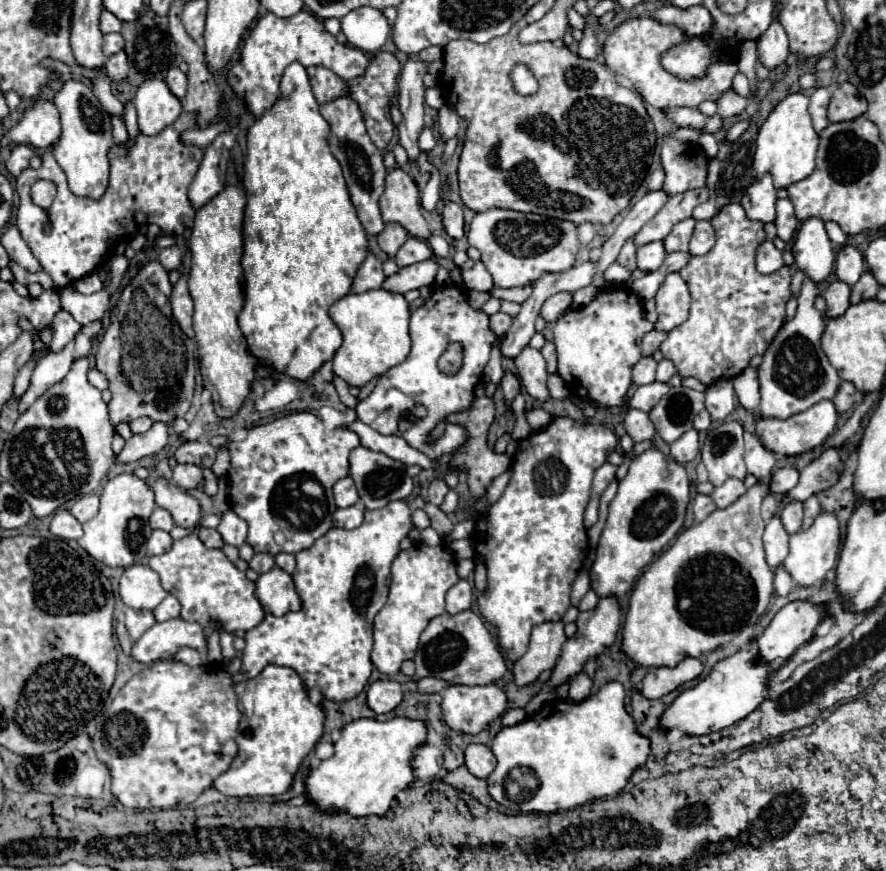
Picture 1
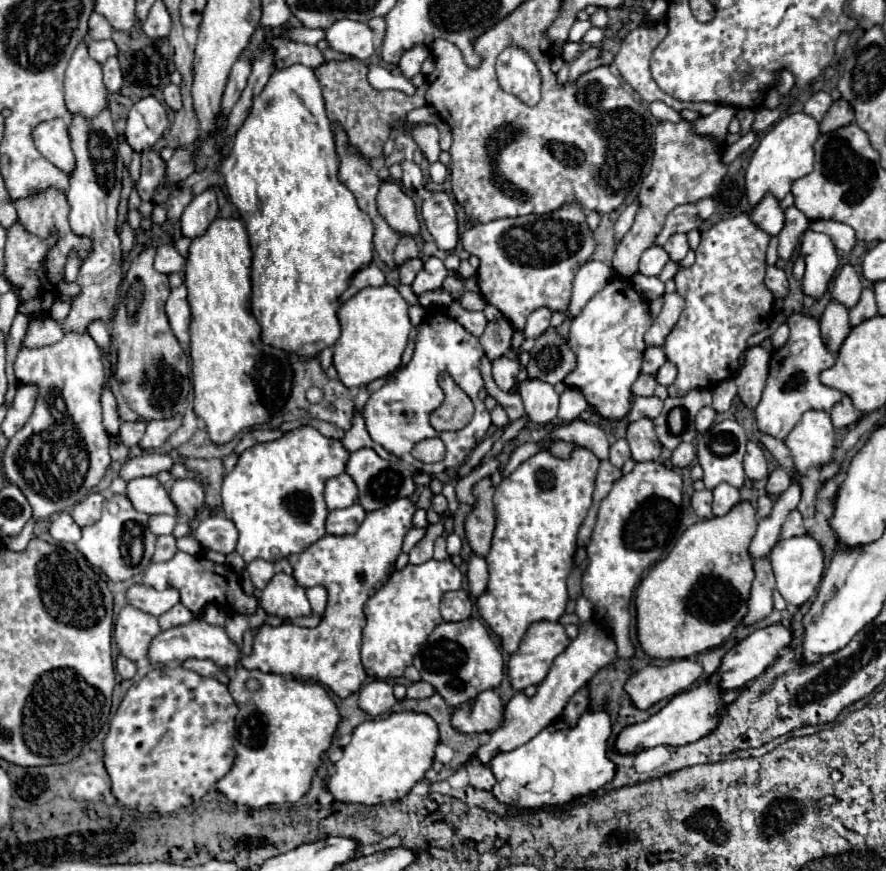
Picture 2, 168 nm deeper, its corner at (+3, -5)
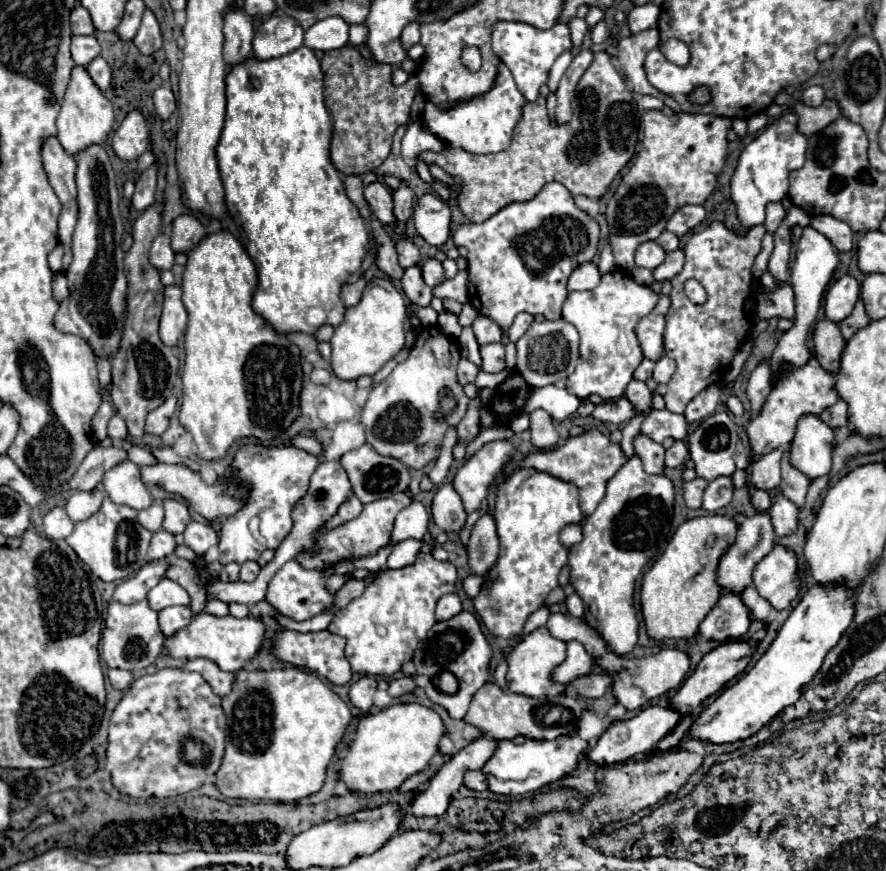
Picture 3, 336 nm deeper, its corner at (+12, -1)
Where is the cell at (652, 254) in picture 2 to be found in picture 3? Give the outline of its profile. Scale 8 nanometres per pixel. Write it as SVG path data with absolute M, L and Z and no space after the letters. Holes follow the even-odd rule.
M644 242L636 250L636 266L654 270L656 266L660 266L664 262L664 256L666 256L666 252L656 242Z

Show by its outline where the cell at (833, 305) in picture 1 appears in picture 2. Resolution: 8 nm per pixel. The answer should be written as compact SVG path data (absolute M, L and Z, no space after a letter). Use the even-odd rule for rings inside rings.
M829 302L829 306L825 308L825 314L821 318L821 338L833 356L837 356L837 352L839 352L843 340L849 336L849 332L851 332L851 324L849 324L847 308L843 304Z

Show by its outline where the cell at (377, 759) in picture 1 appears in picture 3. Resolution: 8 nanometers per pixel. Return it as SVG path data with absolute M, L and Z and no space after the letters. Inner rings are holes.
M420 704L388 706L372 716L364 716L356 728L356 740L350 744L340 766L340 780L354 792L376 794L394 792L412 774L424 770L438 752L438 740L444 734L440 716Z

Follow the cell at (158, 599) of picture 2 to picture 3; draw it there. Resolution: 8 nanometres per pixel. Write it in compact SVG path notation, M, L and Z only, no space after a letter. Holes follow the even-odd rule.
M164 578L164 580L160 580L158 586L154 586L148 592L146 600L148 600L150 608L158 612L158 610L162 610L166 606L176 606L176 604L186 606L190 602L190 596L188 596L188 592L178 582Z

